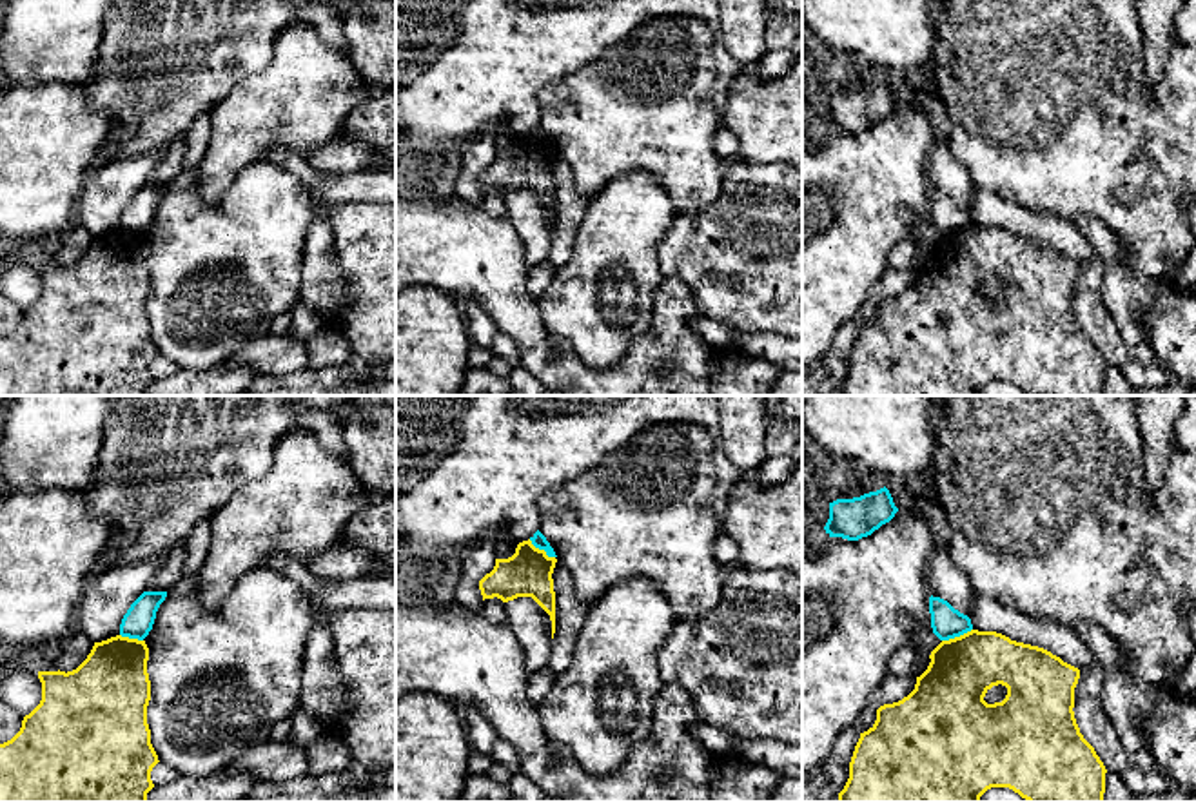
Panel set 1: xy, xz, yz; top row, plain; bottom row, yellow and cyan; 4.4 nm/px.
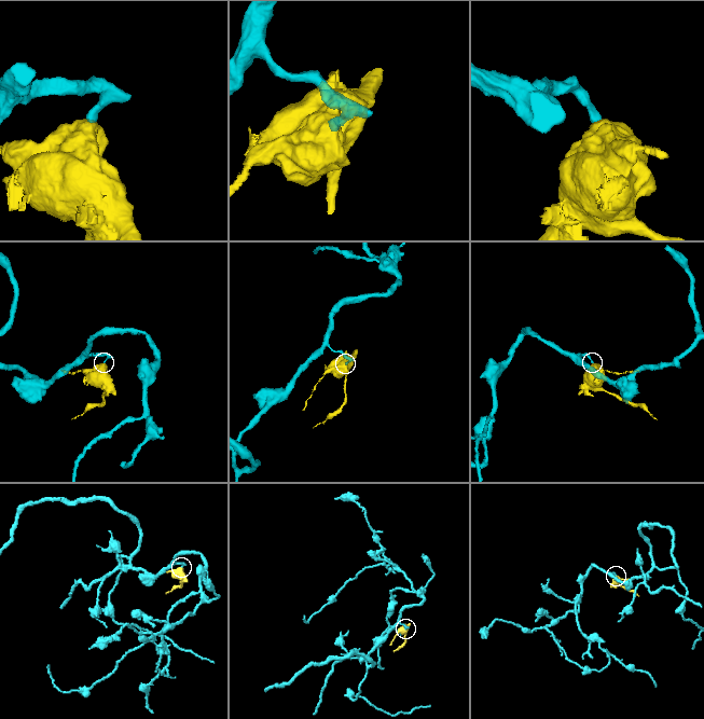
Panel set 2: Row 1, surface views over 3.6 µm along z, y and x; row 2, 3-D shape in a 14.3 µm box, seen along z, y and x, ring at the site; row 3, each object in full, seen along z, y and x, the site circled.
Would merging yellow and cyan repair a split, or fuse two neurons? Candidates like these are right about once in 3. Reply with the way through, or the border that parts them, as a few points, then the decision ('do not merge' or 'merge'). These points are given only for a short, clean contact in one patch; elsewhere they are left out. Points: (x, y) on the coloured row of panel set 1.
border yz (971, 628), (942, 641); do not merge

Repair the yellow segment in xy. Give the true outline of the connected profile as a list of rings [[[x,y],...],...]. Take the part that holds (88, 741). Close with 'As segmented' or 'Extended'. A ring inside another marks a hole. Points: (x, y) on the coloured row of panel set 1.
[[[116,635],[94,642],[73,671],[38,671],[40,704],[24,717],[20,731],[0,744],[0,802],[147,802],[147,793],[154,787],[151,771],[160,762],[147,724],[147,660],[145,641]]]. As segmented

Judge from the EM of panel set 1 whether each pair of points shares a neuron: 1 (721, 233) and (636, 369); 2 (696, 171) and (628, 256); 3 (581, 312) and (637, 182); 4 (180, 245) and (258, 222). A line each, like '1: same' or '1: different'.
1: different
2: different
3: same
4: same

